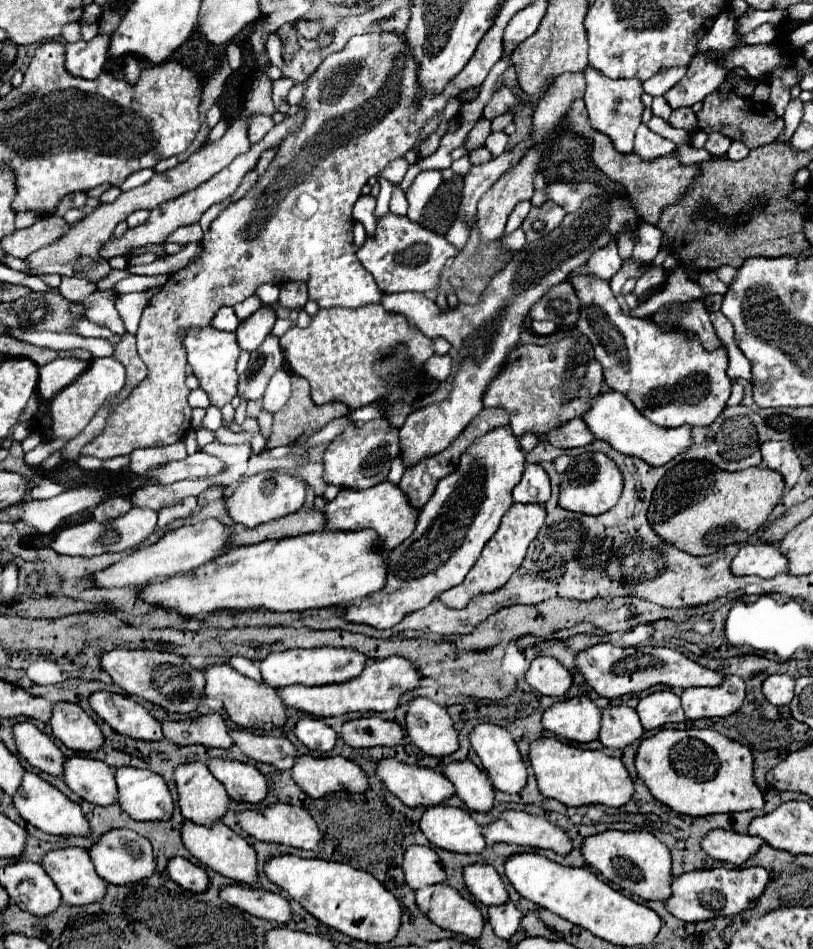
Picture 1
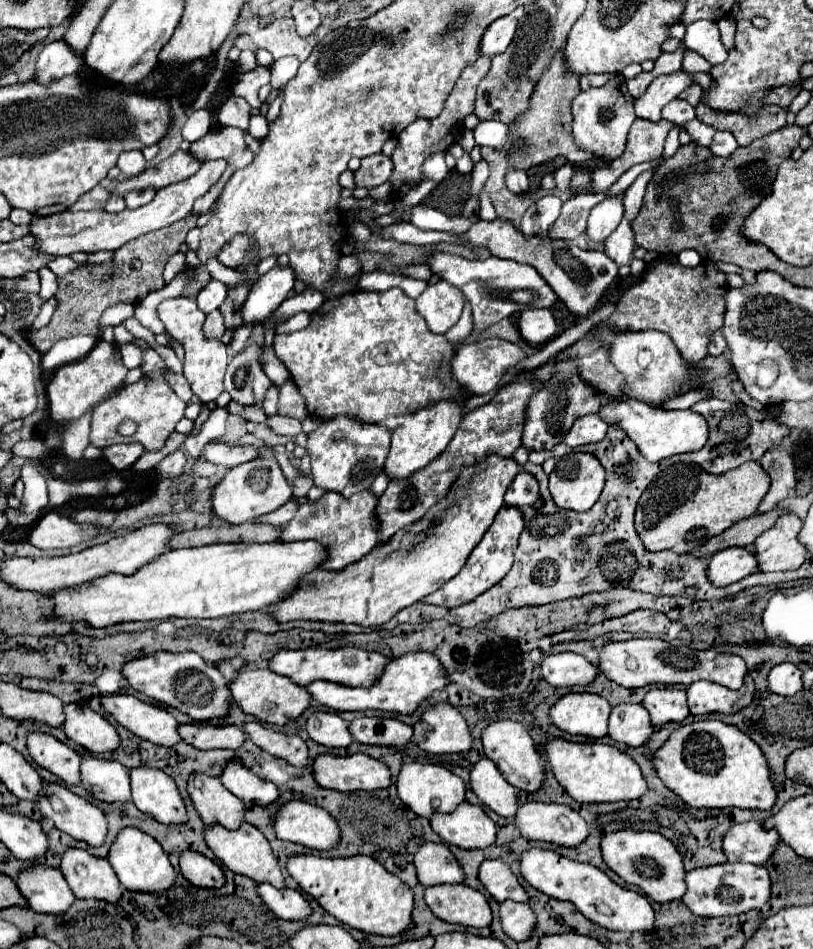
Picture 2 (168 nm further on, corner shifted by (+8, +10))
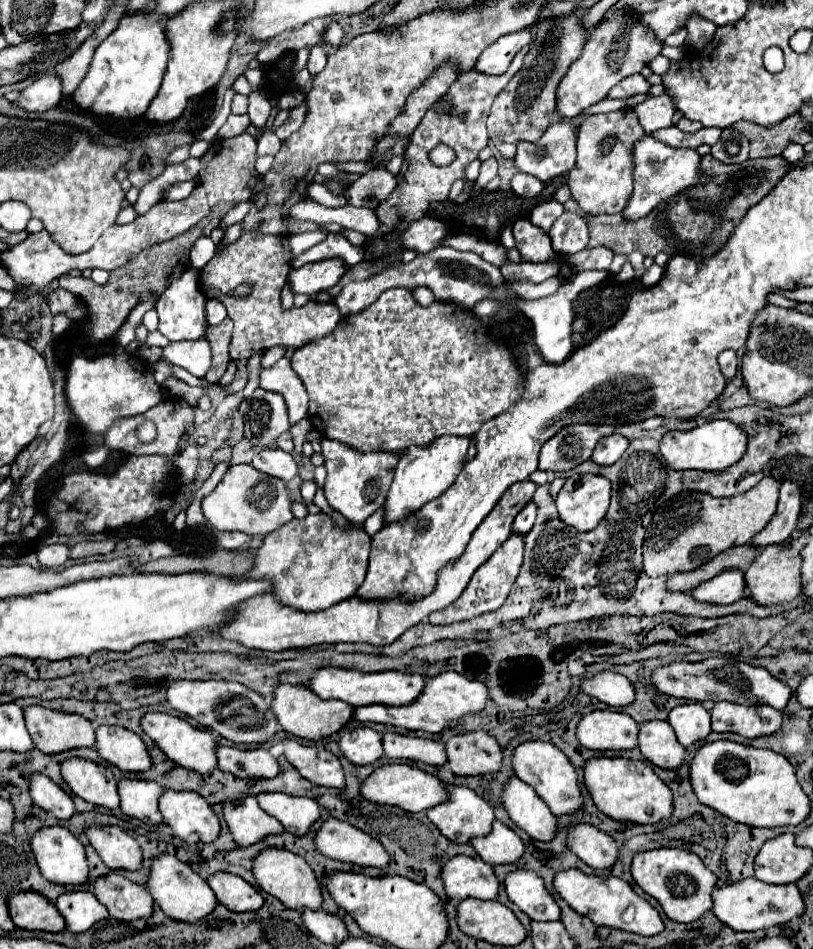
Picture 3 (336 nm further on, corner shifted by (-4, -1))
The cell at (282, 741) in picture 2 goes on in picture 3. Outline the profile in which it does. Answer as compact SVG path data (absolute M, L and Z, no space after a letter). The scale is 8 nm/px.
M285 740L285 758L299 770L303 778L317 786L345 788L345 772L339 758L321 746L303 746Z

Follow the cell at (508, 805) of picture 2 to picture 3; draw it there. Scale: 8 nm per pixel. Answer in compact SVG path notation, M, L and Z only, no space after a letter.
M513 776L503 790L503 806L511 820L533 840L553 840L557 832L557 816L551 814L549 806L545 806L545 802L535 794L533 788L529 788L529 784Z

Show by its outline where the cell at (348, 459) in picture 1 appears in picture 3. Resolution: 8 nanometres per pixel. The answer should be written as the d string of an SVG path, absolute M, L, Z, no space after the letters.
M323 438L321 448L323 448L323 458L325 458L325 470L327 470L323 492L329 506L335 512L343 514L355 526L361 526L375 510L383 506L389 486L393 482L393 474L395 474L395 466L399 458L391 452L363 454L363 452L351 450L347 444L341 444L337 440L327 440L327 438Z

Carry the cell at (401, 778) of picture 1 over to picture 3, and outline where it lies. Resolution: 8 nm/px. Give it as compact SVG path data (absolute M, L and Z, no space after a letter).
M449 786L449 800L439 804L427 812L427 818L441 830L445 838L457 844L467 844L471 838L479 838L491 832L493 828L493 808L481 796L477 796L471 788L465 786Z

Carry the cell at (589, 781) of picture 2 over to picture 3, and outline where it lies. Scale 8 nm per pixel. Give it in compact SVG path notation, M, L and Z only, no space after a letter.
M591 758L585 764L585 784L595 806L609 818L633 824L659 824L673 814L673 794L669 786L641 760Z

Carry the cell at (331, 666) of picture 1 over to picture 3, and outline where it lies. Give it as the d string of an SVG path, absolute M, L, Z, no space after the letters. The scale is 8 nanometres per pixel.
M321 668L313 674L311 682L307 684L319 698L329 700L343 700L353 706L369 706L369 704L385 704L385 706L409 706L421 696L427 678L421 674L403 674L403 672L377 672L377 674L363 674L357 670L343 670L343 668Z

